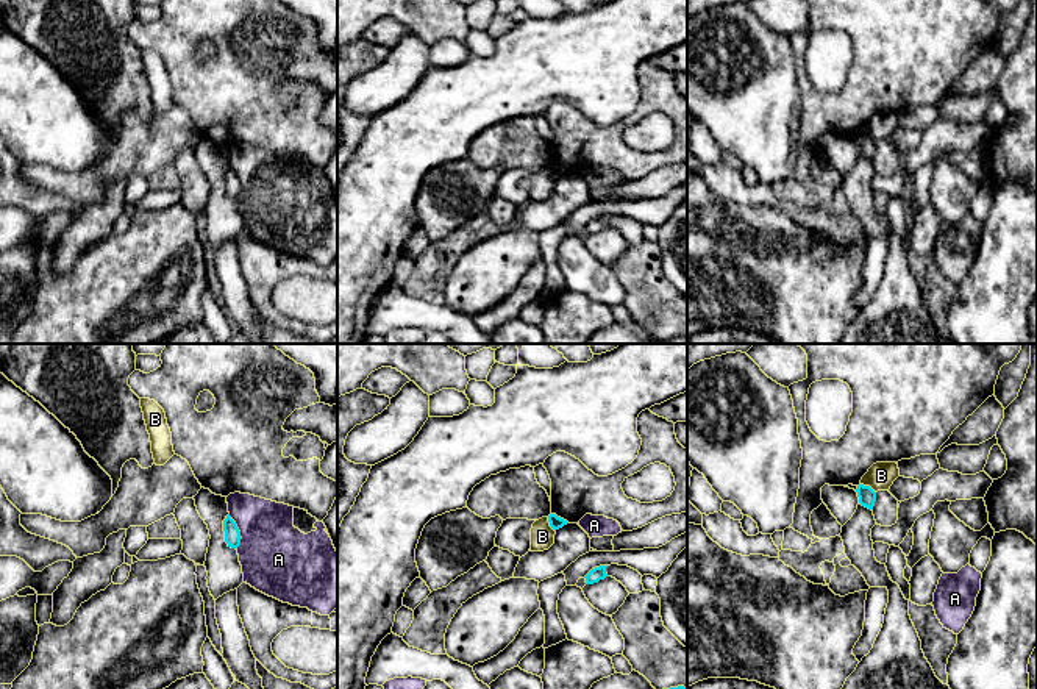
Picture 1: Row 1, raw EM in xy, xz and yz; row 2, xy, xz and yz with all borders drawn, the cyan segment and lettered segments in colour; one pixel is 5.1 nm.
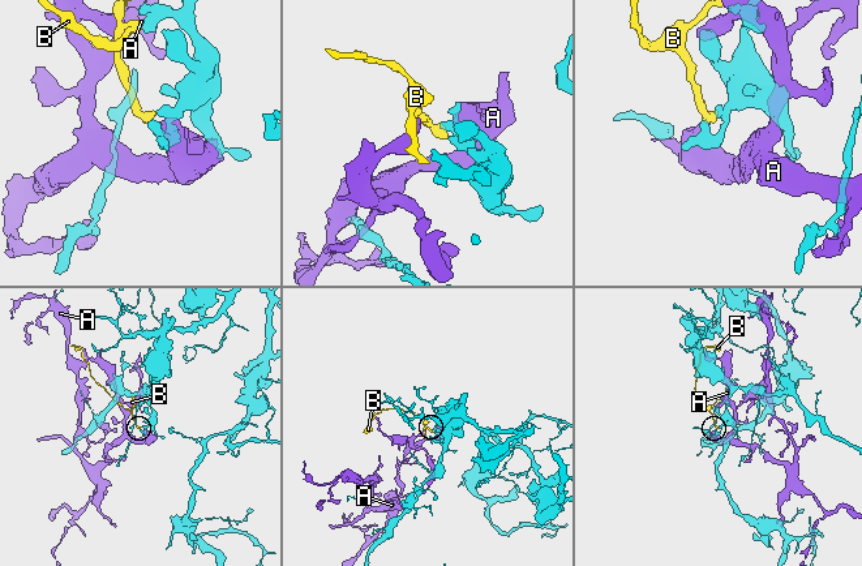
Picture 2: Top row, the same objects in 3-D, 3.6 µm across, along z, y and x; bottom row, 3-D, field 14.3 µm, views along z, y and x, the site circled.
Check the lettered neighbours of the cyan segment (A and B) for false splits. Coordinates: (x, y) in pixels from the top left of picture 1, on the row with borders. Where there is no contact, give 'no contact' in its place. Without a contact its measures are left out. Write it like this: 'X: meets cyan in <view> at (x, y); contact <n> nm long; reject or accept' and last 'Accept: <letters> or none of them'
A: meets cyan in xy at (239, 531); contact 190 nm long; reject
B: meets cyan in yz at (869, 486); contact 90 nm long; reject
Accept: none of them

